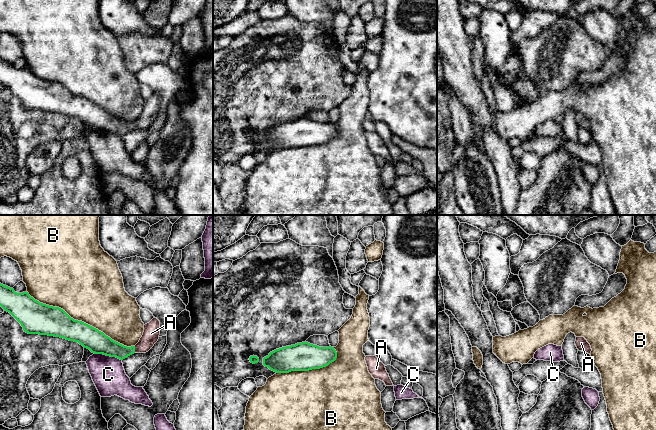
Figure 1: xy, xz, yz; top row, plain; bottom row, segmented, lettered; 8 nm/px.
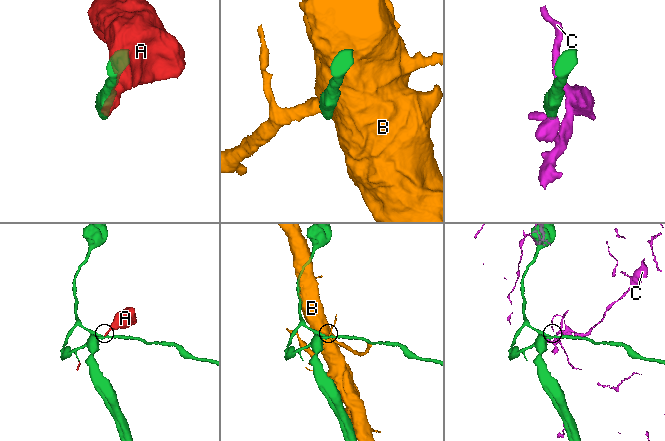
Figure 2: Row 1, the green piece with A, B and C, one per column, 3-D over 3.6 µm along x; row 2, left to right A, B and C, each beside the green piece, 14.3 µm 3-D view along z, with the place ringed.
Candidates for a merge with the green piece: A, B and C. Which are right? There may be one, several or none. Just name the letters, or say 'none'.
A

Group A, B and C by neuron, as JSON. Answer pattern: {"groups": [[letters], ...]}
{"groups": [["A"], ["B"], ["C"]]}

